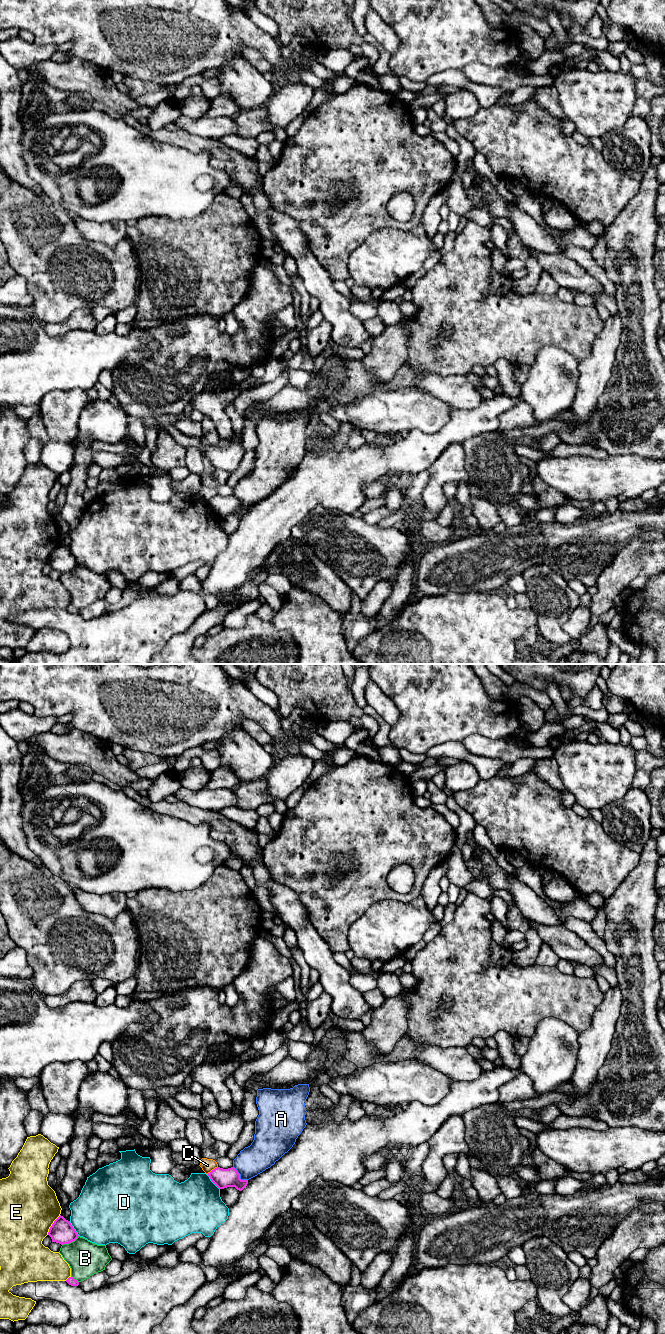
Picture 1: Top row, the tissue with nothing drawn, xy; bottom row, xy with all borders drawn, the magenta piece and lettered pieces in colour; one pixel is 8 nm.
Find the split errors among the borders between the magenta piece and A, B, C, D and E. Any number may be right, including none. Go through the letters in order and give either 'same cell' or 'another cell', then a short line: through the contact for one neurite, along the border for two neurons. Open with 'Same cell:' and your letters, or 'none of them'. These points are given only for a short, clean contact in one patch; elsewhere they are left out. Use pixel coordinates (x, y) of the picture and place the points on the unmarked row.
Same cell: none of them
A: another cell | xy (233, 494), (239, 505), (247, 508)
B: another cell
C: another cell | xy (217, 494), (207, 501)
D: another cell
E: another cell

